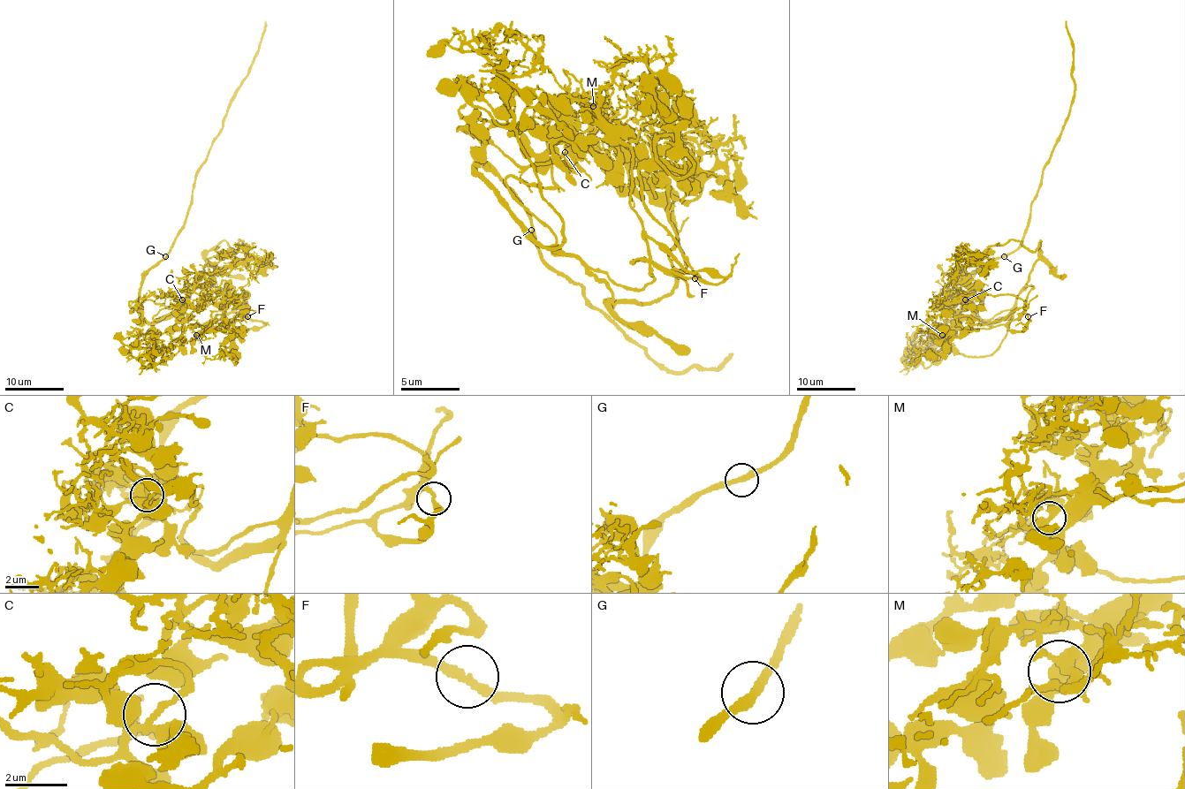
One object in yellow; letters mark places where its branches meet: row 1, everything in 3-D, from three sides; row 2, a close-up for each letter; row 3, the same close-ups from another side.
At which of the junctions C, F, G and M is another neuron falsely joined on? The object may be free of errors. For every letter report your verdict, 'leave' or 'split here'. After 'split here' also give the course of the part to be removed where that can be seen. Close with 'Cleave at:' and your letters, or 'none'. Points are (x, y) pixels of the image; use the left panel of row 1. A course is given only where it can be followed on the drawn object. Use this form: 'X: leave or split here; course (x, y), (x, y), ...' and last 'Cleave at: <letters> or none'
C: leave
F: leave
G: leave
M: leave
Cleave at: none

